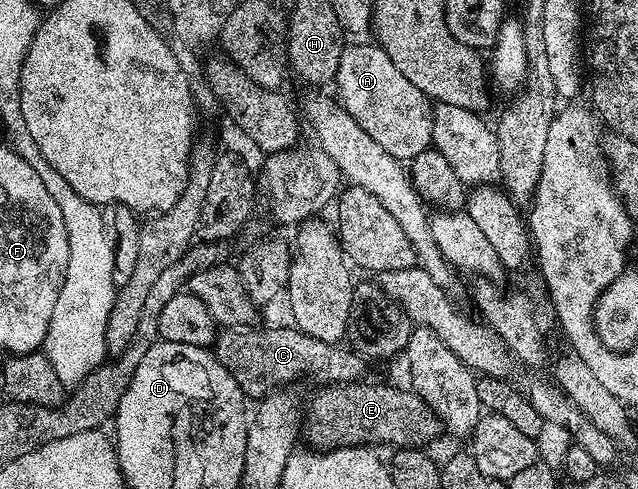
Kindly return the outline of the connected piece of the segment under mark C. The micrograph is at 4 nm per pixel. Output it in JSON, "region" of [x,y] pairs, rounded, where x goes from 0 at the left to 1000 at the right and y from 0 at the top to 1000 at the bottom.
{"region":[[[351,669],[339,683],[335,728],[361,759],[384,814],[412,816],[440,791],[451,791],[469,771],[491,771],[495,783],[542,787],[566,777],[572,732],[550,710],[513,706],[470,673],[401,673],[403,669]]]}

